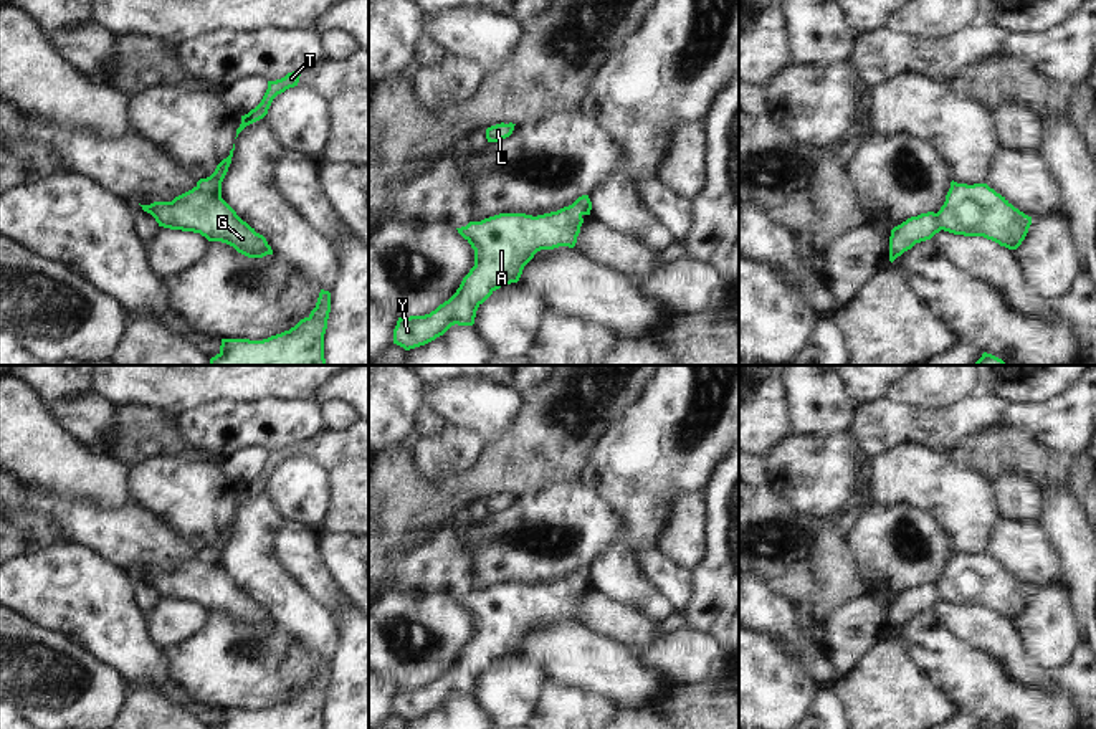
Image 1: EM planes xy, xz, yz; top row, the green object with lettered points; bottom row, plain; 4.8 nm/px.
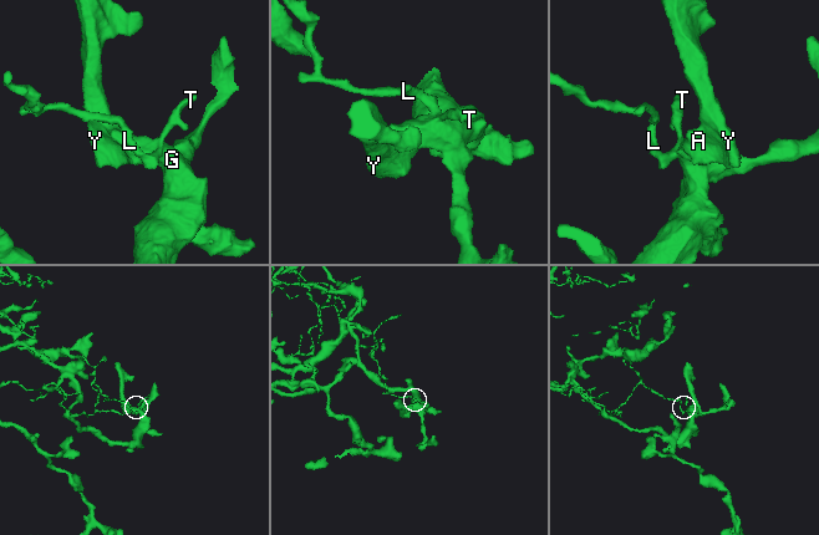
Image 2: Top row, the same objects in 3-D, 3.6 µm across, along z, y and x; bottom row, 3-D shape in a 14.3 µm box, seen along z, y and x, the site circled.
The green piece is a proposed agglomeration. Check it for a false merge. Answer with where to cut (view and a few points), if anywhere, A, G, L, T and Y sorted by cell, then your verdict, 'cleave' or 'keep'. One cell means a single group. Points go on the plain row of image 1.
cut xy (197, 556), (207, 564), (220, 567); groups A G Y / L T; cleave

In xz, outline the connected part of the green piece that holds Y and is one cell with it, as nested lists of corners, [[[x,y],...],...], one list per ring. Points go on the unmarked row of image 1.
[[[569,575],[537,587],[526,584],[499,584],[456,598],[474,620],[474,636],[463,648],[456,663],[435,681],[425,686],[398,688],[393,699],[393,714],[410,721],[435,711],[455,694],[473,696],[478,678],[501,656],[517,653],[524,636],[537,622],[559,617],[574,618],[582,593],[582,585],[574,585]]]

